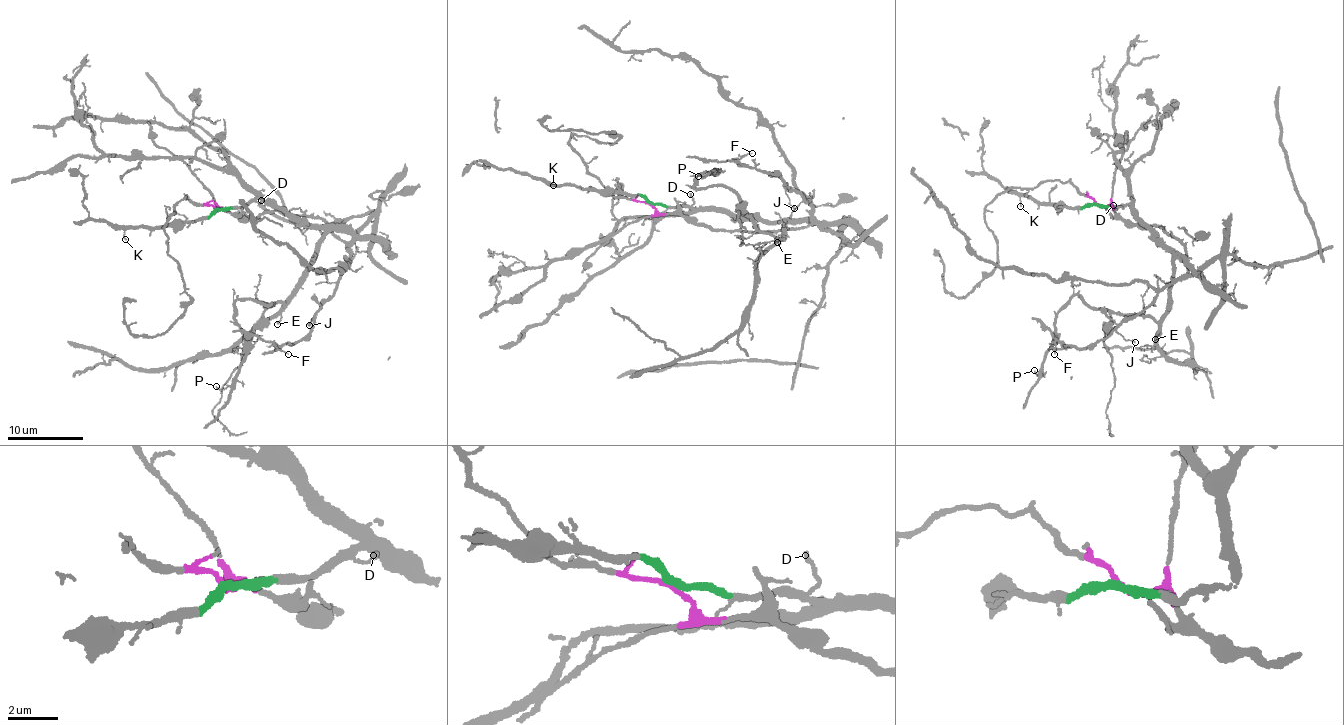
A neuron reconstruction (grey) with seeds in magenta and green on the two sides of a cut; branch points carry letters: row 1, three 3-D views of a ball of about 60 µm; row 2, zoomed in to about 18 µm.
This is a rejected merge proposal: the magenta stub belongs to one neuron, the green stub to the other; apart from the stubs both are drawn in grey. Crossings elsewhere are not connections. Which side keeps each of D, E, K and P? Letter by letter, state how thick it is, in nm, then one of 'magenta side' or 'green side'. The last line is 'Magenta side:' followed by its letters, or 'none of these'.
D: 140 nm | green side
E: 110 nm | green side
K: 100 nm | green side
P: 110 nm | green side
Magenta side: none of these

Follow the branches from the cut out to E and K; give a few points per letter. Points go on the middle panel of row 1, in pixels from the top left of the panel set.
E: (650, 204), (726, 208), (766, 222), (786, 222), (787, 235), (779, 244), (776, 242)
K: (650, 204), (638, 195), (601, 194), (573, 185), (554, 185)

